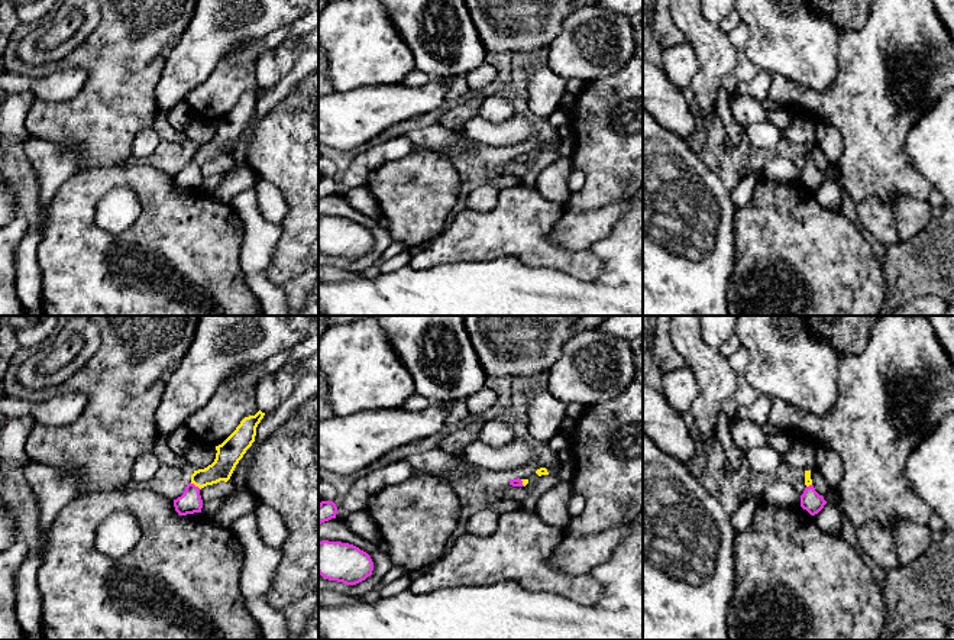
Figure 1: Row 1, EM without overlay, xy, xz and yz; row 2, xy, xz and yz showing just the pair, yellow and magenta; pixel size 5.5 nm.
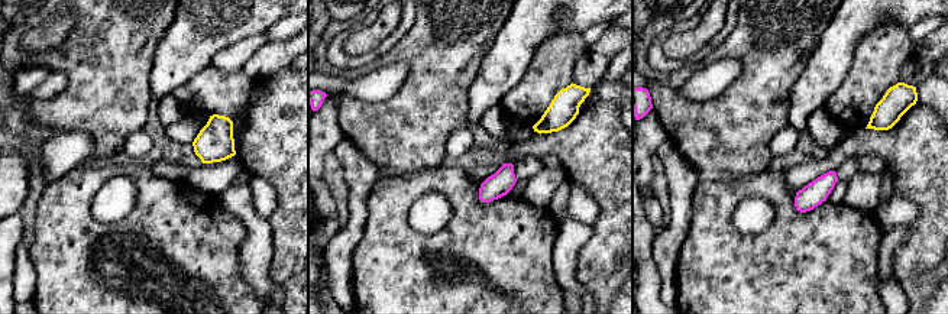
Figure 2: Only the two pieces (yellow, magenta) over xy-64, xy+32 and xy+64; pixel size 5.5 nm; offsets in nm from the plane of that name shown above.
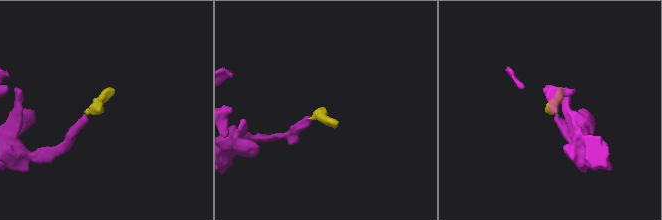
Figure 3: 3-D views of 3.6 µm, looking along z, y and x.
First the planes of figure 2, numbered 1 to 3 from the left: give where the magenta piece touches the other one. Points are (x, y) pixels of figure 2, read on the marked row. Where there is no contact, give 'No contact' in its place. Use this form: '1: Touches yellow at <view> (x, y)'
1: No contact
2: No contact
3: No contact

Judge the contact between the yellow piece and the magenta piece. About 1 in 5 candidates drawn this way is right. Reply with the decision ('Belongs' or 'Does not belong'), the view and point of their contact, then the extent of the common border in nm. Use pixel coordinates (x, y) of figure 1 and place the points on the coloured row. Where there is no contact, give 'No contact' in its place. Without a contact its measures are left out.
Belongs. Touches yellow at xy (196, 485). Shared border 70 nm

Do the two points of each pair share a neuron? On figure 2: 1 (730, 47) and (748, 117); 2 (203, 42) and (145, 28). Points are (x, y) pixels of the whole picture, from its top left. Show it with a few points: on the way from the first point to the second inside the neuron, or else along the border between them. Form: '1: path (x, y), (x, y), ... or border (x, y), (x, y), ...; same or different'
1: path (748, 60), (748, 99); same
2: border (175, 15), (155, 45); different

